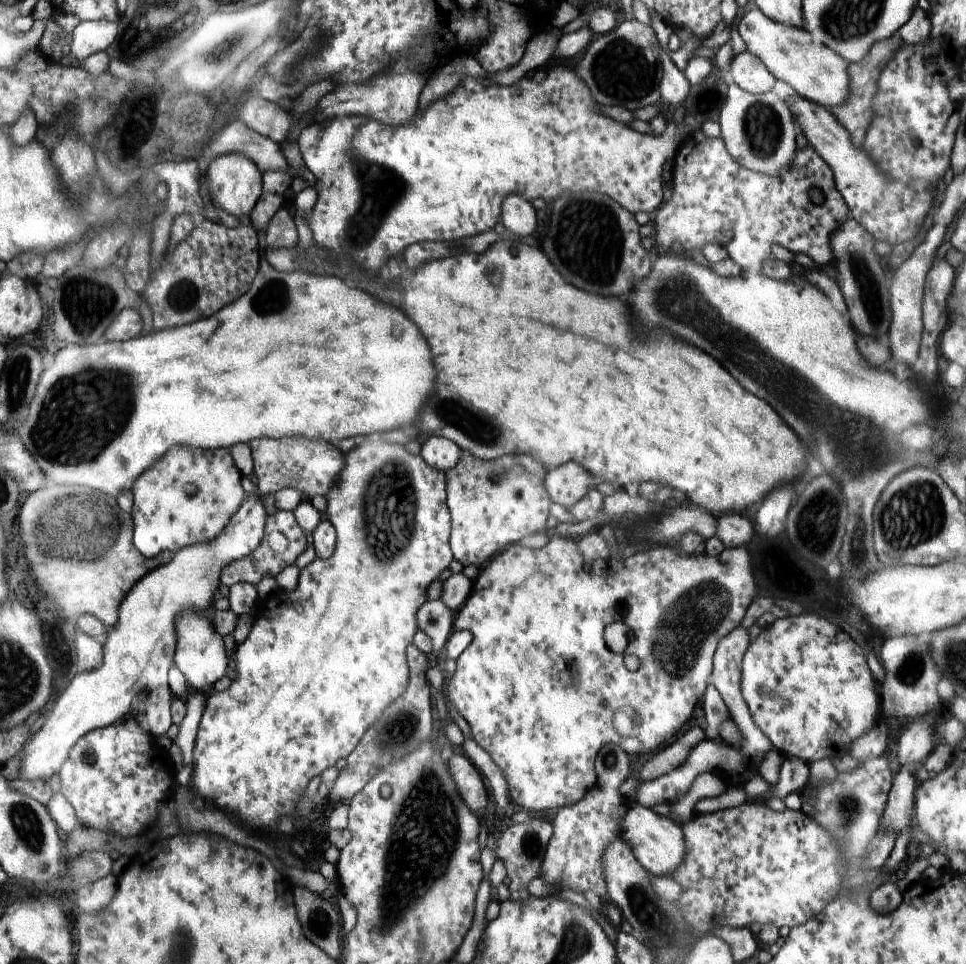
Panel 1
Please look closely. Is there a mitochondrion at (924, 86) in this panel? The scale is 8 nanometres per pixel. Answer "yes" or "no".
no

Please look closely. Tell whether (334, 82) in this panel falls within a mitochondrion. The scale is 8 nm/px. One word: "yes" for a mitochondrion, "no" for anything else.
no

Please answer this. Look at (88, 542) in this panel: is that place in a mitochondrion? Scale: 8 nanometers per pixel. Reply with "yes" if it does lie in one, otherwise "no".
yes

